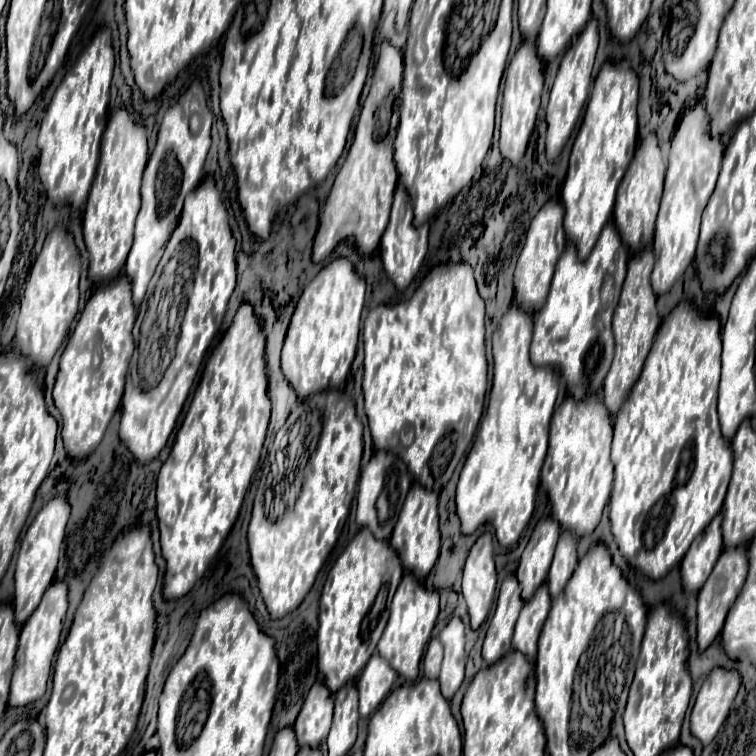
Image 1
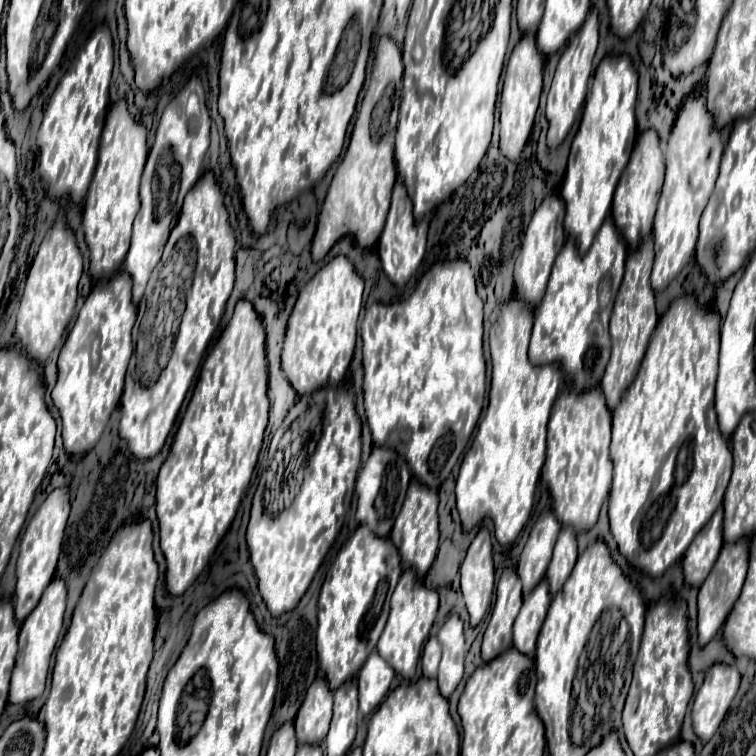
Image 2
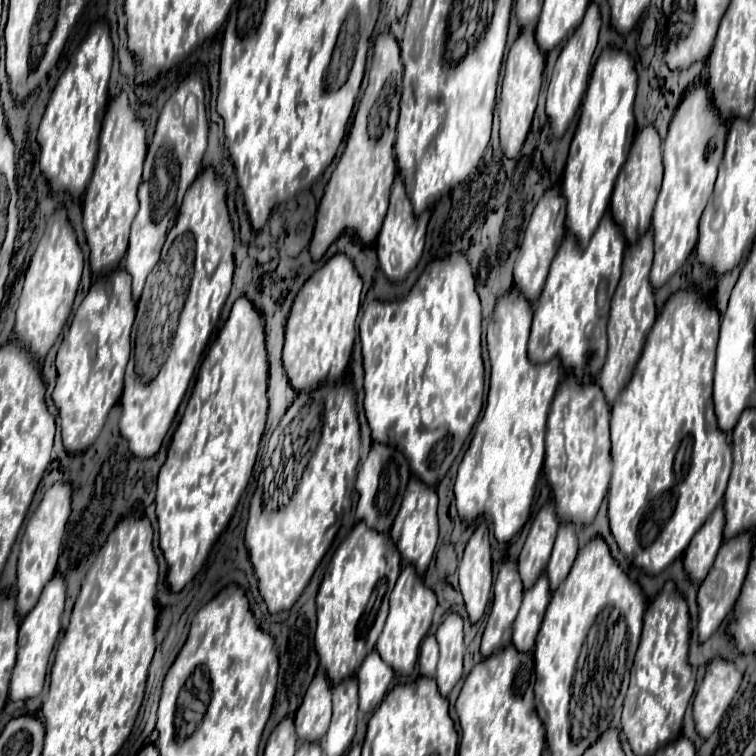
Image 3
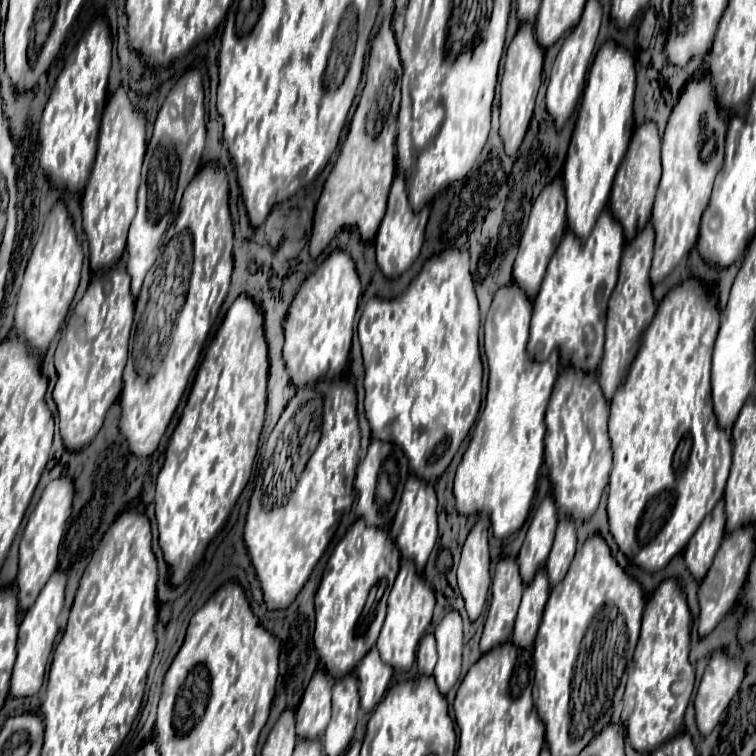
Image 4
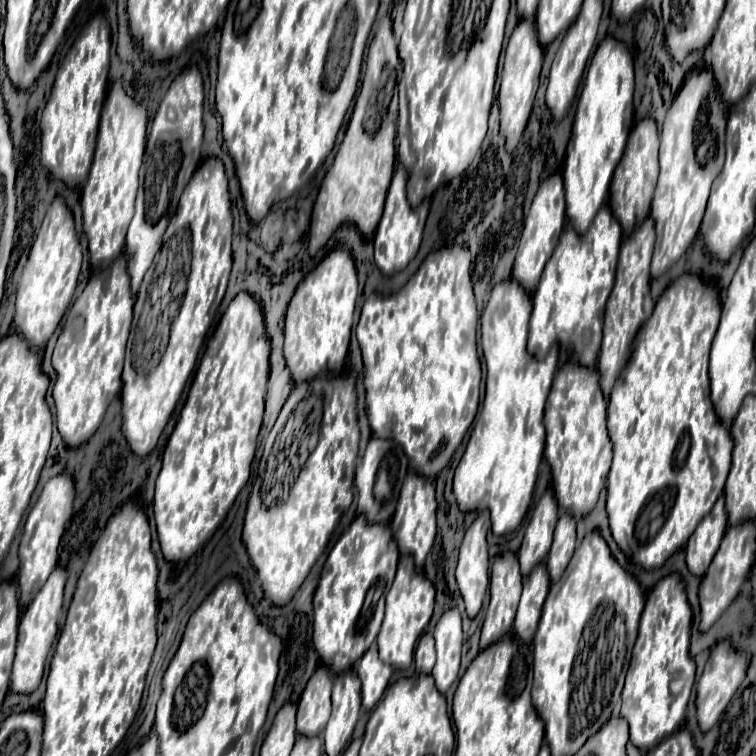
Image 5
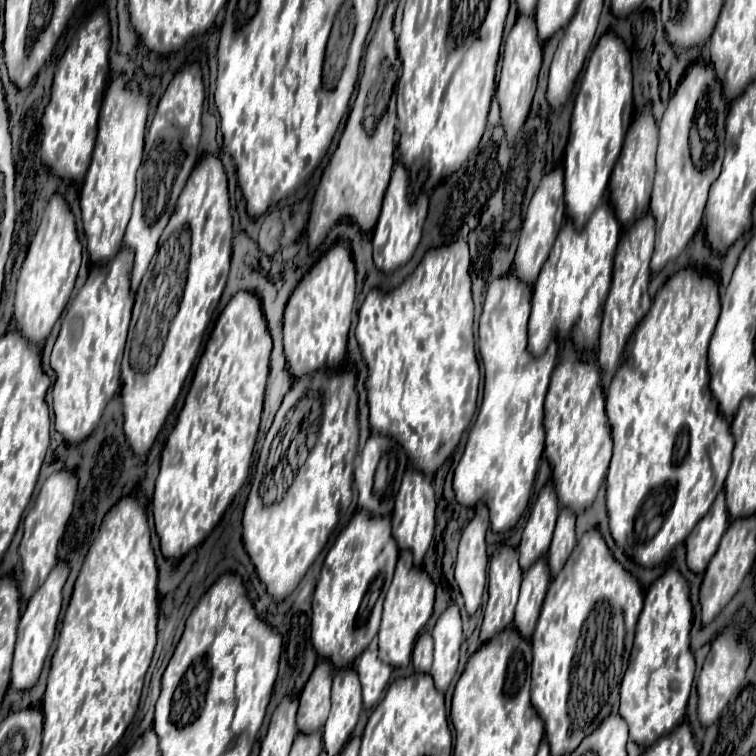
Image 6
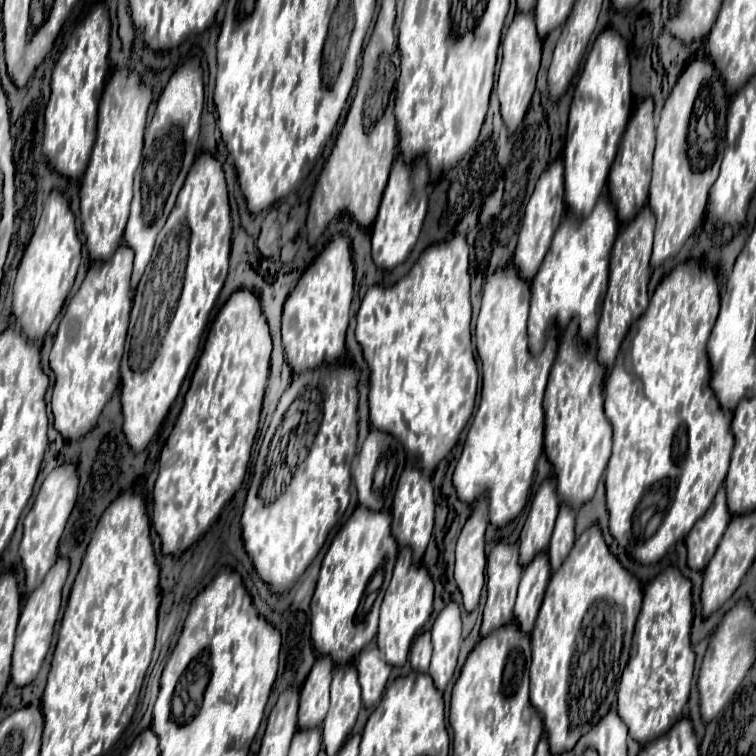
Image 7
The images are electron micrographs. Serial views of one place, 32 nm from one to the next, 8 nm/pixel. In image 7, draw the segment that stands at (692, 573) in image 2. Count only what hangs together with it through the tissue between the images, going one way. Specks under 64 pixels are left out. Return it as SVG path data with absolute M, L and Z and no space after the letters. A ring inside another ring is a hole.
M724 488L716 492L716 498L708 512L694 524L694 528L686 536L688 548L688 566L694 570L704 570L708 560L712 558L728 522L730 510L726 508L726 494Z

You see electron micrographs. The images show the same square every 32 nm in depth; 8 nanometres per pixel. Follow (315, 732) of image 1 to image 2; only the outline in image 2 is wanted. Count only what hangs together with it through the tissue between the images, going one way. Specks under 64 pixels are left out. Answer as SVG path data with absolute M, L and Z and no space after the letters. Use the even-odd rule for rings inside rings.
M318 676L306 692L306 698L296 714L294 726L300 744L320 744L328 734L332 718L332 690L326 680Z

